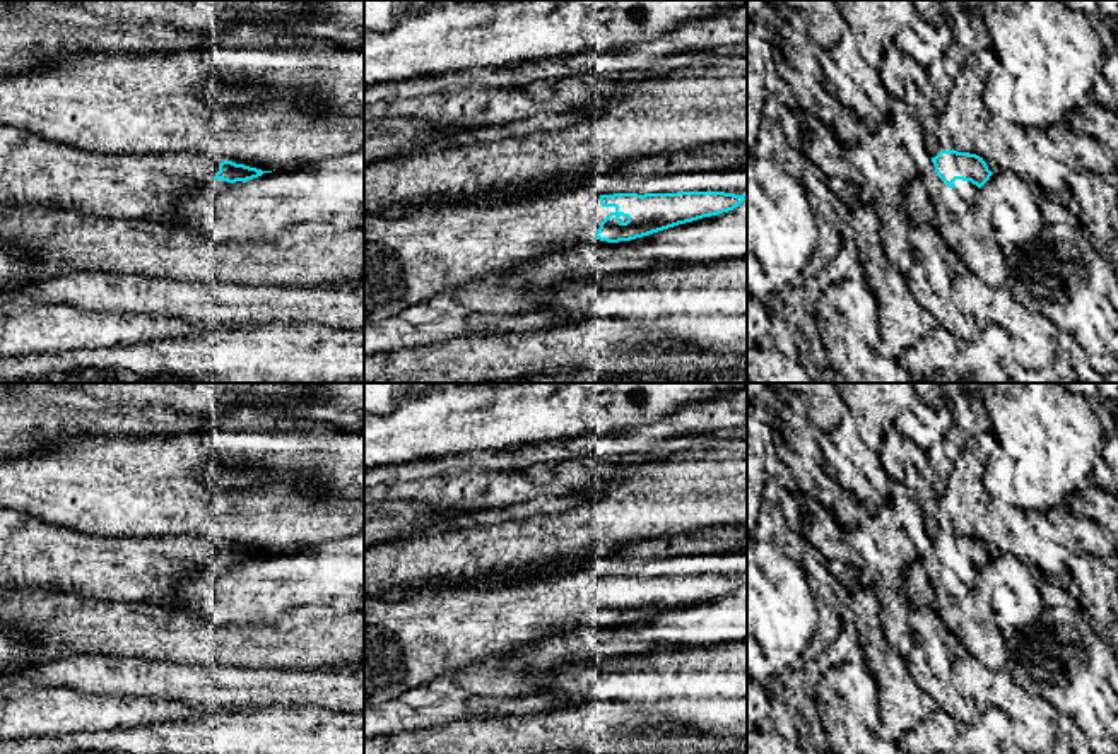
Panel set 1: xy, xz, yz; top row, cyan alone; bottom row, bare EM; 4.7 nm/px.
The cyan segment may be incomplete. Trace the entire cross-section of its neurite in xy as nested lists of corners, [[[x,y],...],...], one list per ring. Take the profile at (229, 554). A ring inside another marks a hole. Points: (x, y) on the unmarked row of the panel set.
[[[0,508],[0,588],[22,588],[22,590],[39,590],[39,592],[50,592],[50,593],[74,593],[80,595],[91,600],[111,600],[111,602],[166,602],[174,590],[181,585],[181,580],[186,578],[193,569],[207,566],[210,563],[222,563],[227,566],[243,564],[258,561],[263,556],[272,554],[262,554],[256,551],[250,551],[244,547],[236,547],[232,544],[222,544],[221,547],[214,544],[209,539],[203,537],[193,537],[193,535],[174,535],[174,537],[99,537],[92,533],[82,533],[72,528],[63,528],[56,525],[50,525],[46,521],[36,520],[26,513]]]

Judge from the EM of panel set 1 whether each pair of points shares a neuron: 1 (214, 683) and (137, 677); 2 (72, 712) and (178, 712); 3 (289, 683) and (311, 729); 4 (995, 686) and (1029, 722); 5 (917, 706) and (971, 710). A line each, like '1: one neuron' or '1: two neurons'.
1: one neuron
2: one neuron
3: two neurons
4: one neuron
5: two neurons

